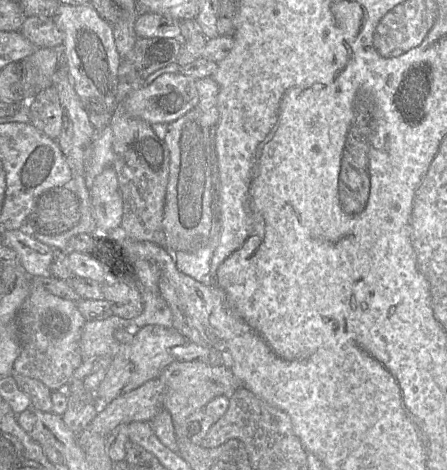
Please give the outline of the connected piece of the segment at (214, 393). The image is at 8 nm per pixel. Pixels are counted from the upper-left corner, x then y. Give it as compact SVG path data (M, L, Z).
M174 360L162 370L158 378L162 383L163 408L171 414L176 437L182 437L183 426L192 413L203 409L215 397L230 397L235 390L243 387L230 368L224 365L211 366L205 361Z

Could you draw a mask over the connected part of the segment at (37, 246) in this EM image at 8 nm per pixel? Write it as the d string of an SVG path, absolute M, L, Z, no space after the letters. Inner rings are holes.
M5 230L5 245L14 249L17 260L30 277L50 277L50 265L53 256L51 247L35 239L29 230Z

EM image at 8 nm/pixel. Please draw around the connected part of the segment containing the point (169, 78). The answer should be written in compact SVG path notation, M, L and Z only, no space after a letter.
M165 73L156 78L149 85L142 85L133 90L123 101L126 111L133 117L139 118L148 124L170 124L198 104L196 79L181 73Z

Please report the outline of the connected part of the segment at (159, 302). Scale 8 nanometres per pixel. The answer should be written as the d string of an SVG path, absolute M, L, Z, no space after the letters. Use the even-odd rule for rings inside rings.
M141 289L143 312L130 320L132 330L140 329L146 325L159 325L165 328L173 327L172 312L166 301L158 294Z

